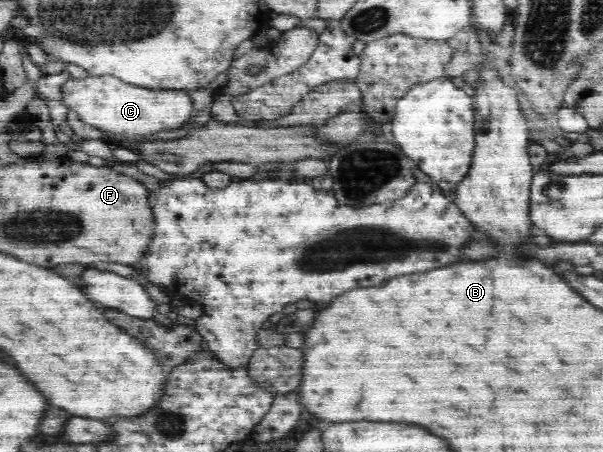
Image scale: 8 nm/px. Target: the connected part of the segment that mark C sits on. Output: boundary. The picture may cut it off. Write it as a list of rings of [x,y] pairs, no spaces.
[[[87,74],[84,78],[67,76],[59,86],[59,101],[73,110],[85,124],[117,135],[152,134],[167,128],[179,128],[190,118],[191,97],[186,89],[149,88],[129,84],[114,74]]]

